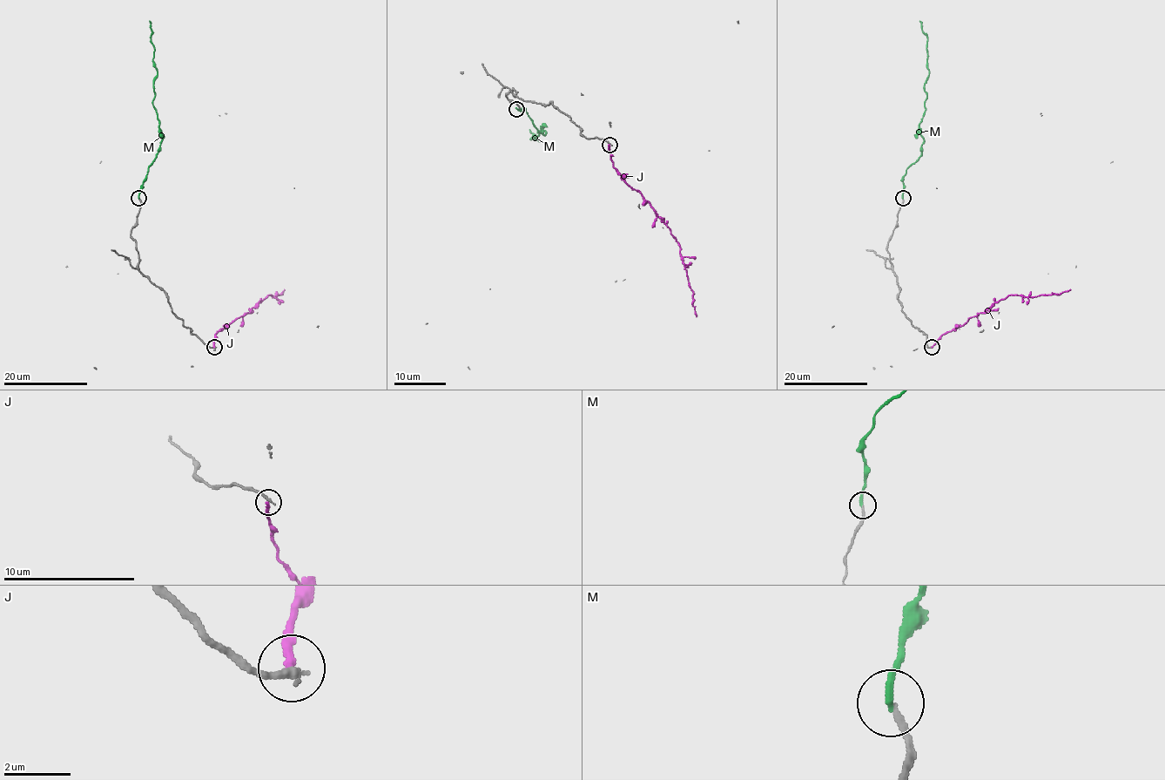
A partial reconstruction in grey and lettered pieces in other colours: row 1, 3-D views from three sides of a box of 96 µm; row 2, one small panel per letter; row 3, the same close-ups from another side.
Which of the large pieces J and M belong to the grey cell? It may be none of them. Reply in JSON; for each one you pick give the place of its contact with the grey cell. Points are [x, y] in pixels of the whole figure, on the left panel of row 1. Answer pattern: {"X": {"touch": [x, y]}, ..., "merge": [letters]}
{"M": {"touch": [138, 198]}, "merge": ["M"]}

